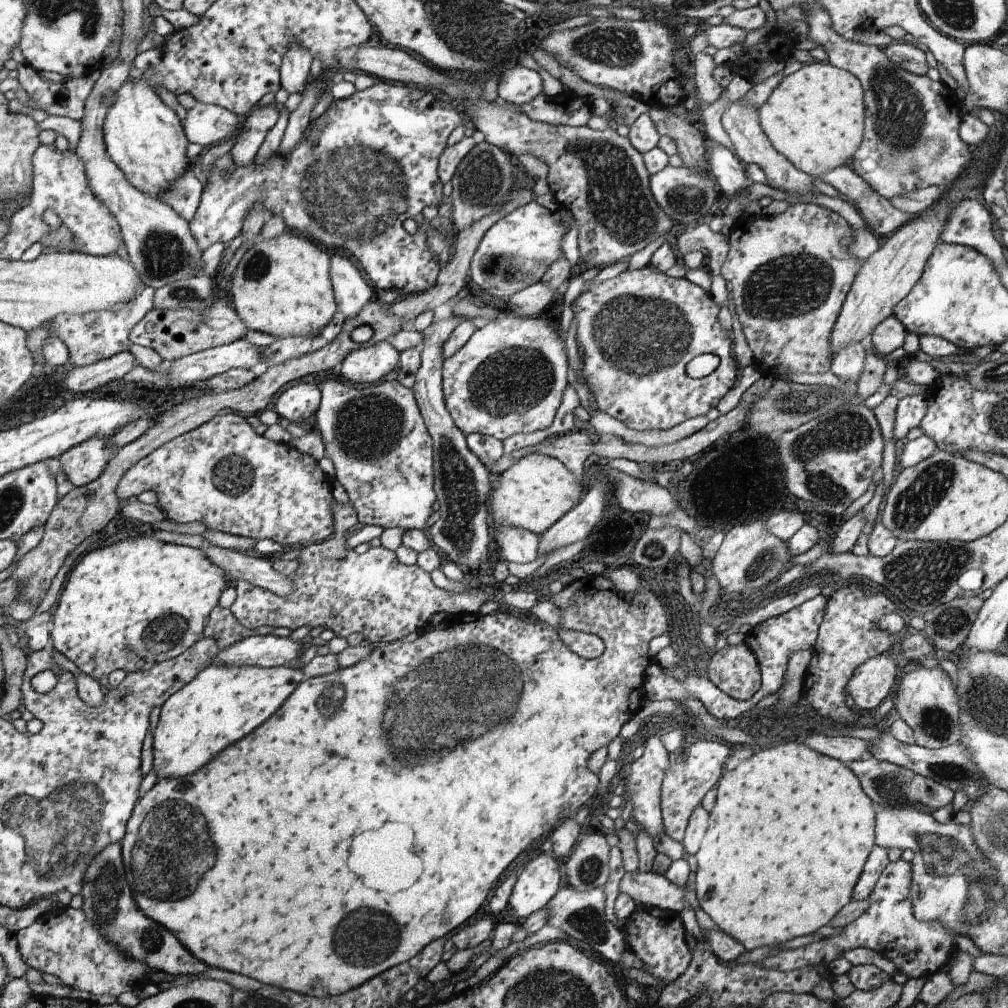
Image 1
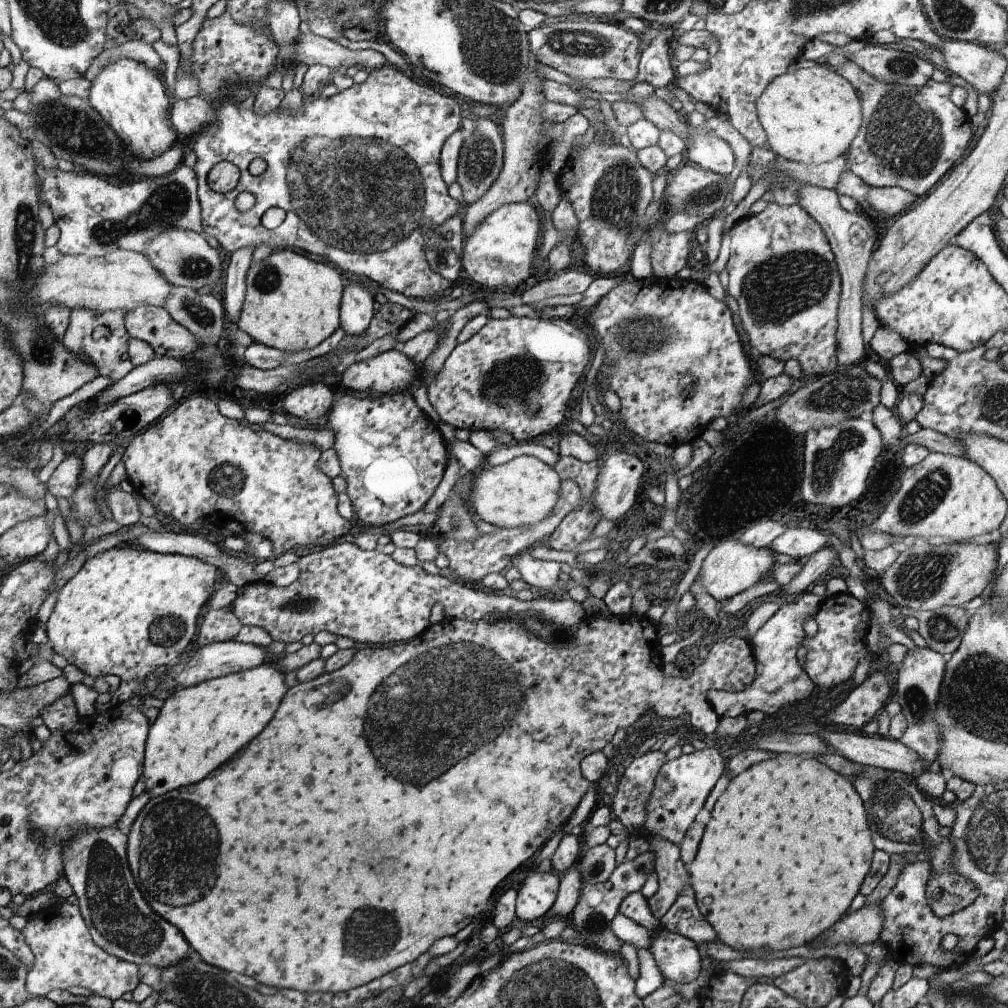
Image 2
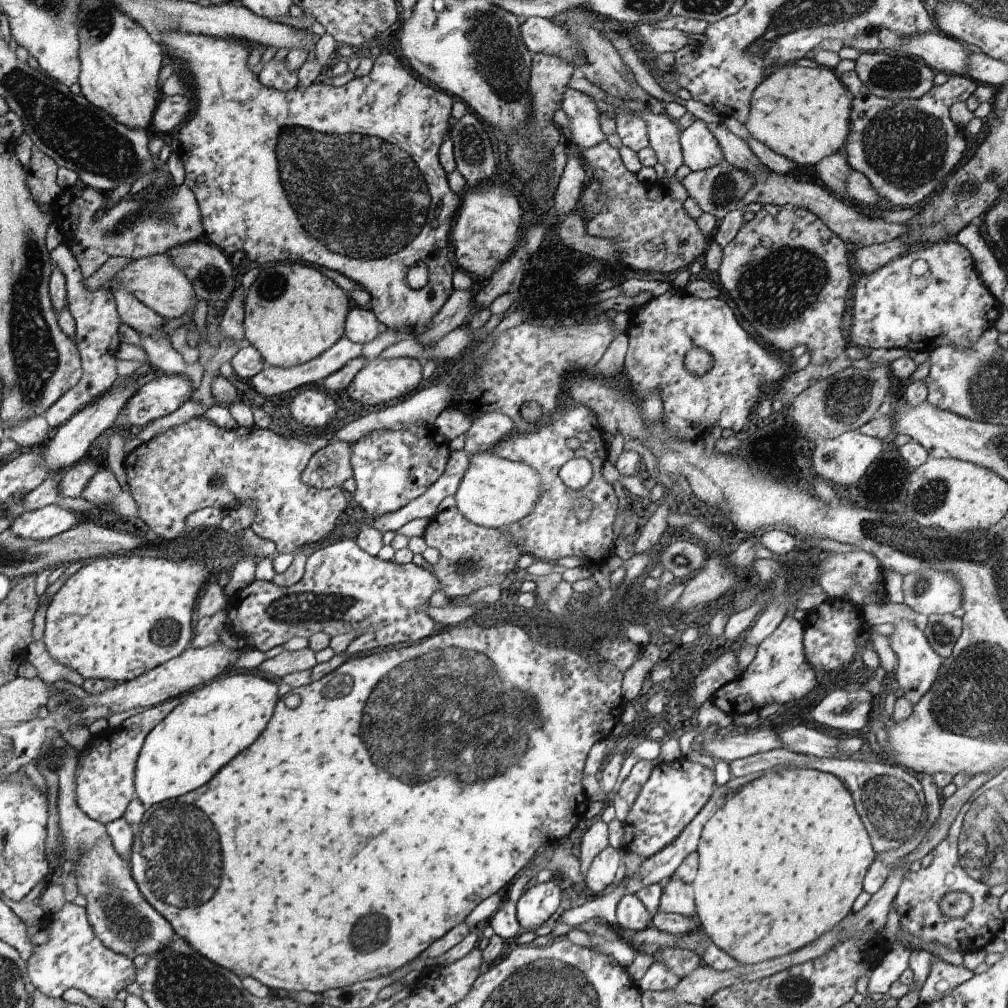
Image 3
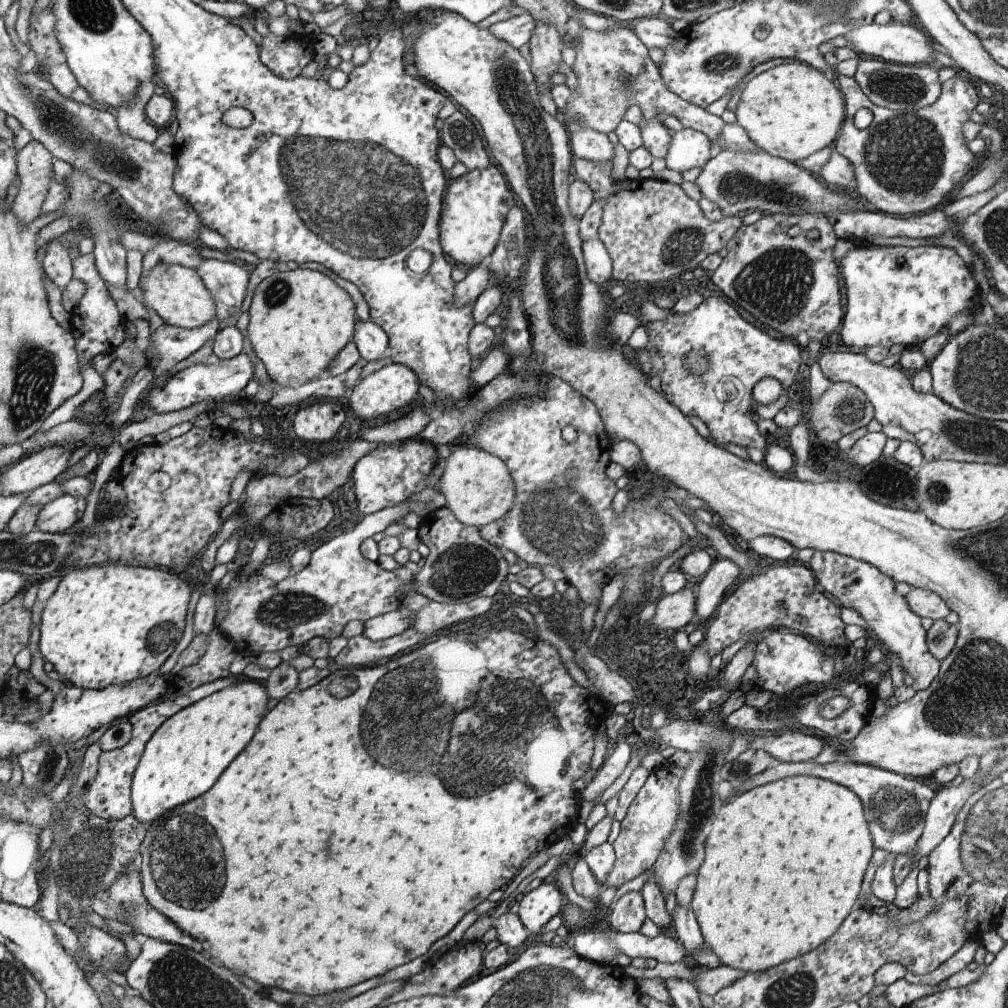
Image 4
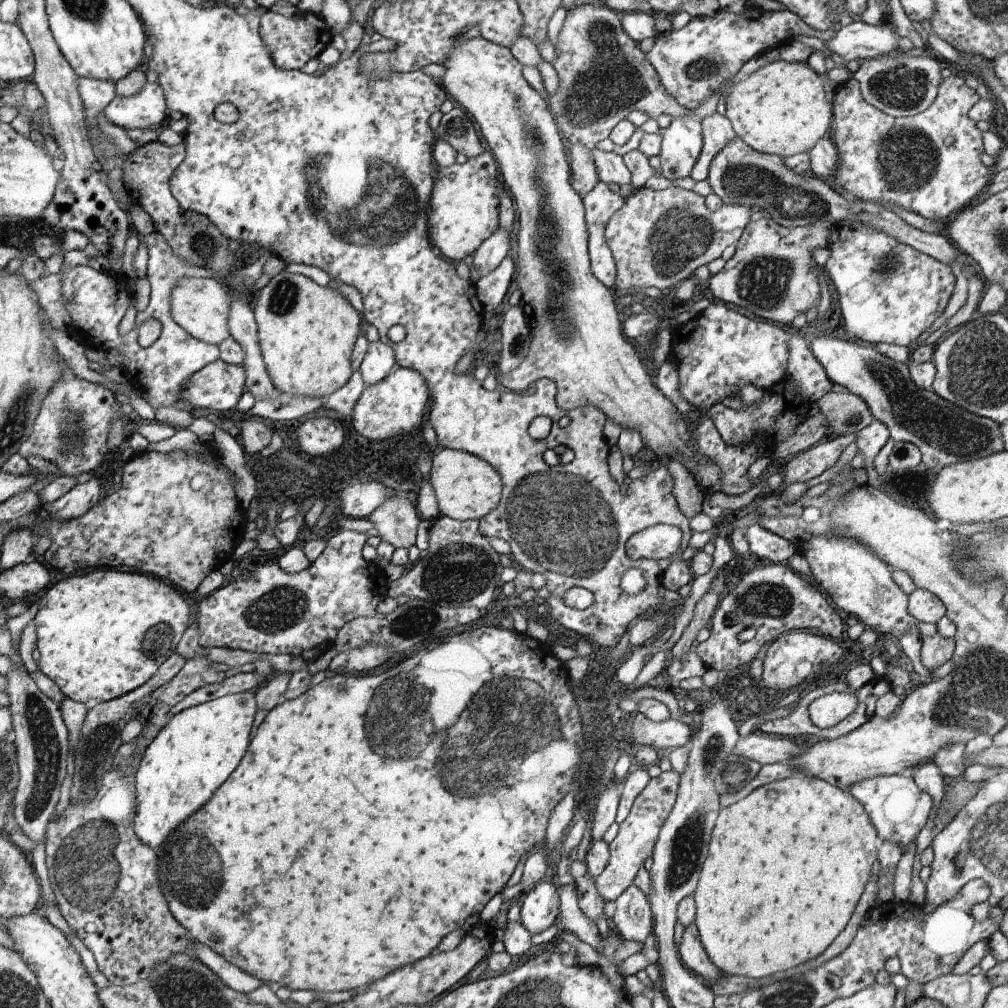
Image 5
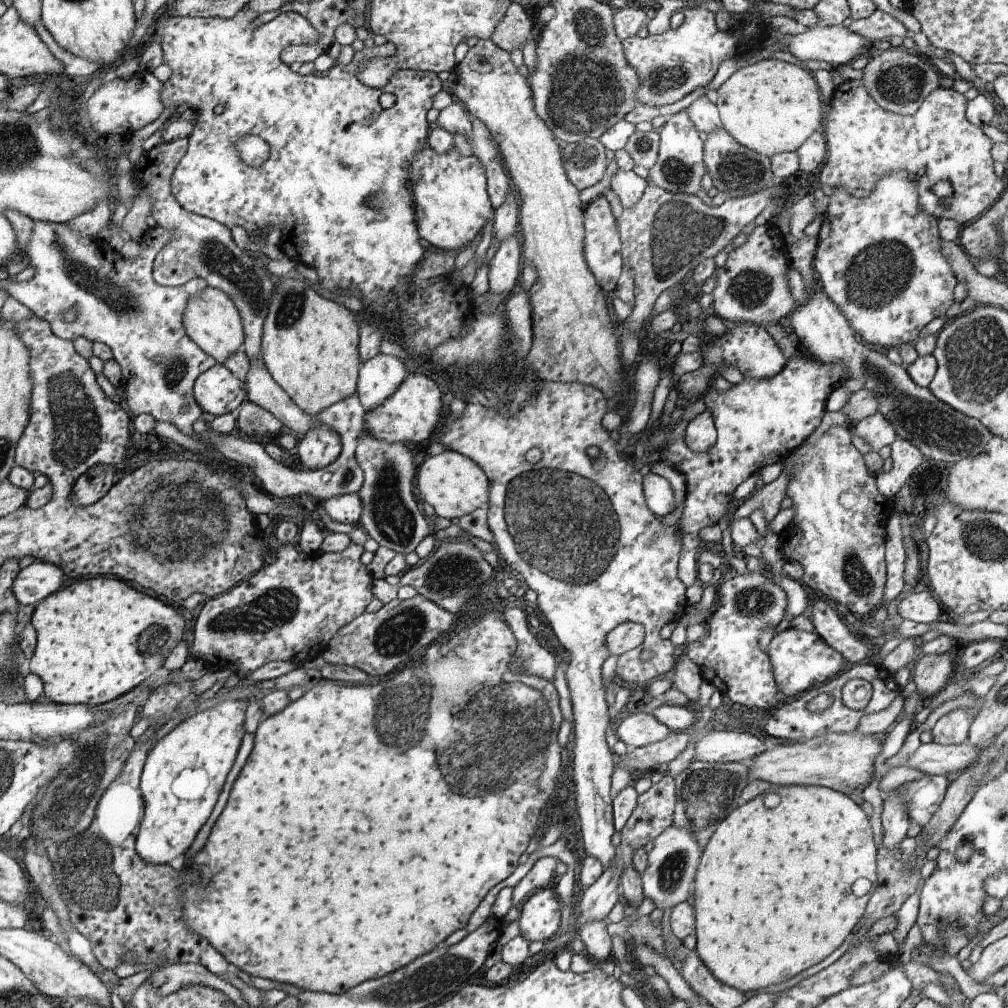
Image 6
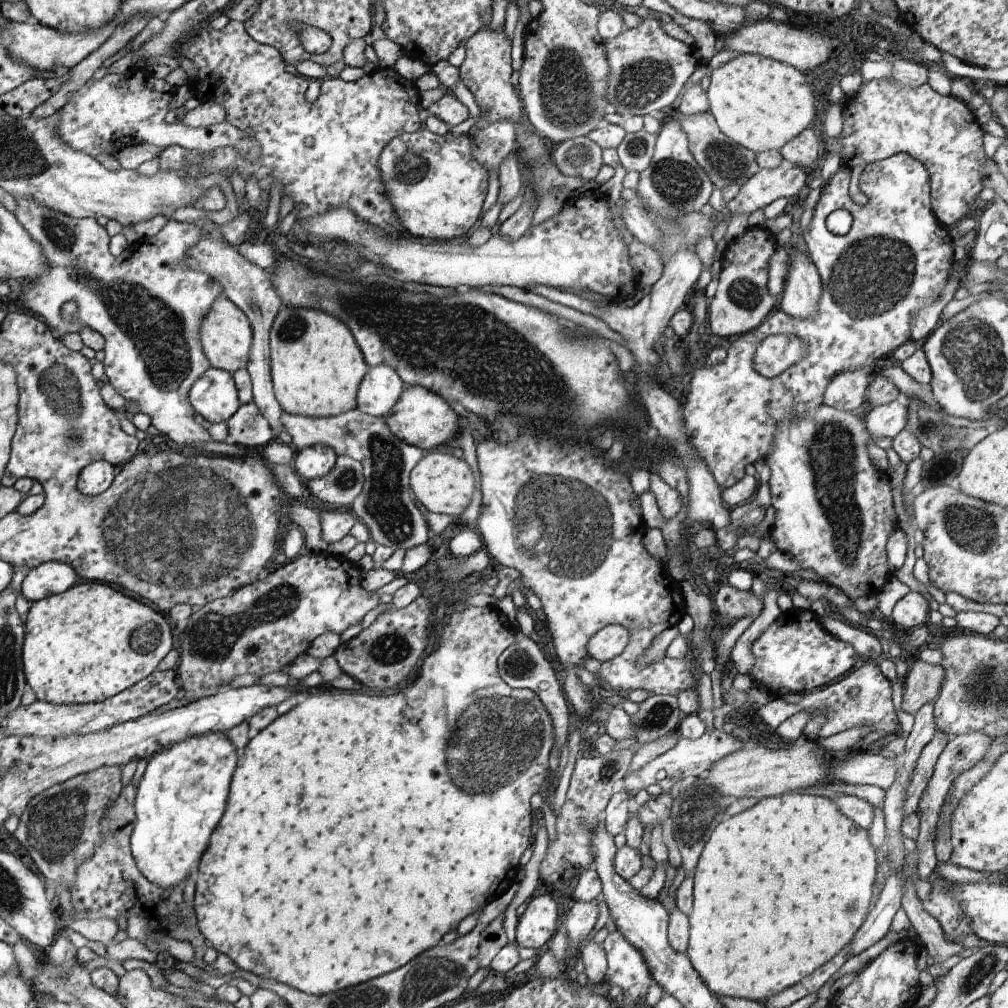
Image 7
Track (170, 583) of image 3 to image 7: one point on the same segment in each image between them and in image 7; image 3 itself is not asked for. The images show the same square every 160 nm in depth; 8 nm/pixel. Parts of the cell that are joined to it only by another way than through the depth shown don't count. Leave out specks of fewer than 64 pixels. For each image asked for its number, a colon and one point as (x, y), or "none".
4: (104, 625)
5: (102, 633)
6: (97, 639)
7: (88, 644)

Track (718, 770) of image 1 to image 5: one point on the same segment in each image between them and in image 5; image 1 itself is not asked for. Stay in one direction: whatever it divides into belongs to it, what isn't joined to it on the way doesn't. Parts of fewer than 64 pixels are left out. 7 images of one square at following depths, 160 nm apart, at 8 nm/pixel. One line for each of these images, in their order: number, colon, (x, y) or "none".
2: (679, 794)
3: (676, 791)
4: (650, 819)
5: (638, 832)

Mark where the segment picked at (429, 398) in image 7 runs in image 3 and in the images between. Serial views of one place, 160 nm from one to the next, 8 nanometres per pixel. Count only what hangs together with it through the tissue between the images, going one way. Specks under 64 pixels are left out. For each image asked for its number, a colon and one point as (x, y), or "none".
3: (382, 379)
4: (392, 387)
5: (394, 406)
6: (411, 413)

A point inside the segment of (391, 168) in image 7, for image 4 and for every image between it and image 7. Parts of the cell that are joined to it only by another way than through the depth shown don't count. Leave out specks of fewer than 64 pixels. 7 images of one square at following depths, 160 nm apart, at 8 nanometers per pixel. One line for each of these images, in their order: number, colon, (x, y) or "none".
4: (477, 203)
5: (464, 210)
6: (452, 202)

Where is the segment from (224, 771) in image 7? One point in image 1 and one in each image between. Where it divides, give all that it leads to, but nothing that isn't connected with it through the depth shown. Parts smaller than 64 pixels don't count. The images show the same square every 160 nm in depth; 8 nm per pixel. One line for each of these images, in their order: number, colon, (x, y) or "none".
1: (222, 704)
2: (198, 728)
3: (208, 727)
4: (190, 753)
5: (192, 755)
6: (184, 773)

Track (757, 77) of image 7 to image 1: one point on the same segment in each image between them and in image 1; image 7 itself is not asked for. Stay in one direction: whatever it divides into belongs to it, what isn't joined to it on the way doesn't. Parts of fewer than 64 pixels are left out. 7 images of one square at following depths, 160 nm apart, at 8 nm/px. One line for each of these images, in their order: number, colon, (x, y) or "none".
1: (815, 117)
2: (811, 116)
3: (803, 113)
4: (791, 111)
5: (781, 109)
6: (772, 107)

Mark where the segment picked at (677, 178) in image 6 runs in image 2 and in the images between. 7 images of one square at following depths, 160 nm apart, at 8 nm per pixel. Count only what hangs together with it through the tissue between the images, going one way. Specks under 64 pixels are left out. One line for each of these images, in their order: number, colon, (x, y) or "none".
2: (711, 153)
3: (701, 149)
4: (689, 148)
5: (682, 142)

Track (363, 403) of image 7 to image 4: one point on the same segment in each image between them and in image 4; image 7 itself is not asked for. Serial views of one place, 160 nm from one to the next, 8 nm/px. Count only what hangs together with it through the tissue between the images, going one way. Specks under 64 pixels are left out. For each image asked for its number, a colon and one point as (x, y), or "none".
4: (372, 343)
5: (377, 364)
6: (380, 376)

